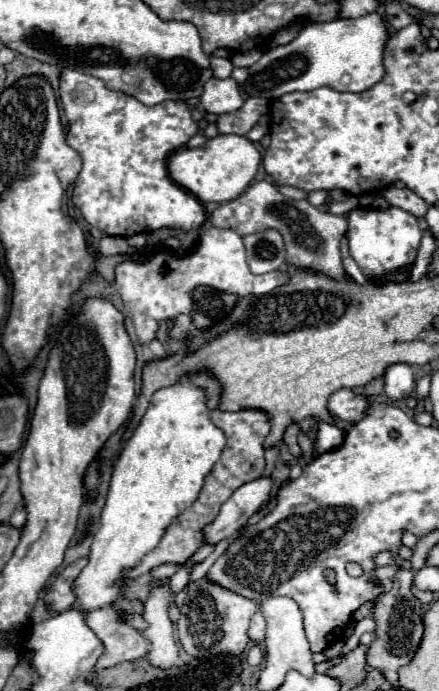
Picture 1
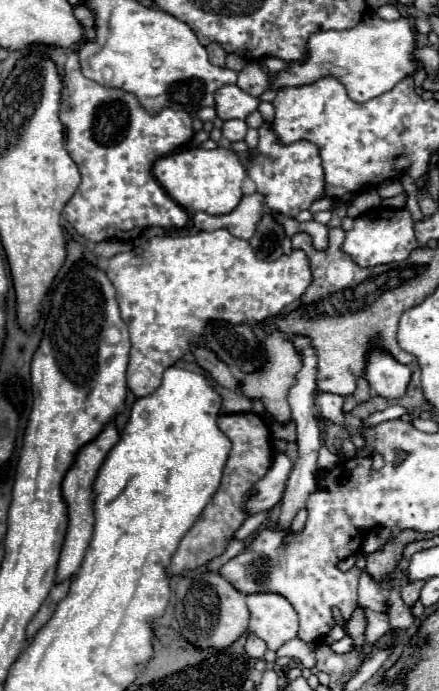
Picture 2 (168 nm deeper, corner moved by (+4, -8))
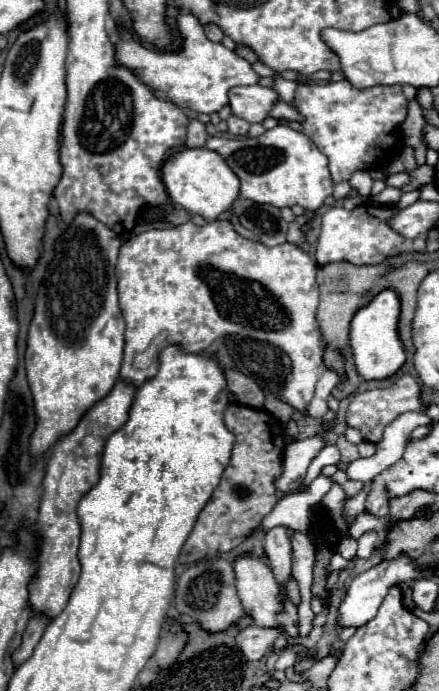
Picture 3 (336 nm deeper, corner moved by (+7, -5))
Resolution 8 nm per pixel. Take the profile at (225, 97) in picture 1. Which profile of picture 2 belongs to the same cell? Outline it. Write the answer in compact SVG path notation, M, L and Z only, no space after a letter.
M226 84L222 88L218 88L218 92L214 94L216 100L216 114L222 120L232 120L232 118L246 118L250 112L254 112L260 104L258 98L246 94L244 90L240 90L234 84Z

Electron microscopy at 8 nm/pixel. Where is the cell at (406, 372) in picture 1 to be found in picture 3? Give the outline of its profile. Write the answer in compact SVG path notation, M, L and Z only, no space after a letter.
M395 289L379 291L367 305L355 311L349 329L349 343L353 349L355 367L363 379L385 379L397 373L405 363L405 349L399 337L399 313L401 301Z

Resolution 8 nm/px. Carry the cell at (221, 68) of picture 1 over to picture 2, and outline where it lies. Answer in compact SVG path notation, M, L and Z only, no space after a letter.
M210 44L206 50L208 50L208 58L210 58L210 62L212 62L214 66L220 66L220 68L226 66L226 64L224 64L224 60L226 60L226 52L222 50L220 44Z

